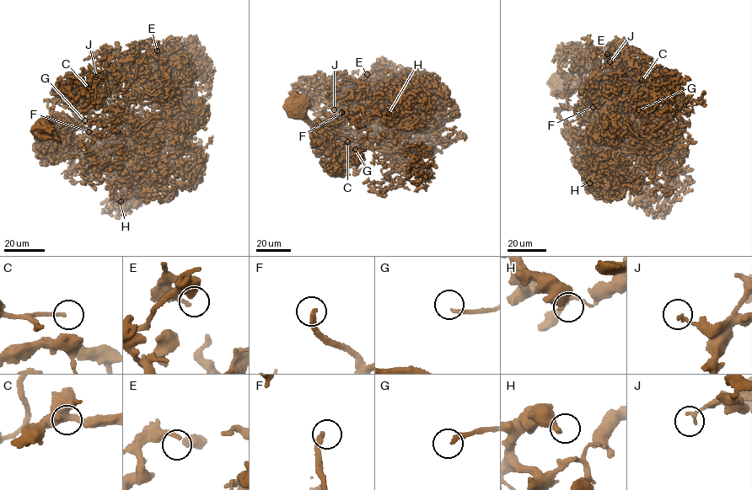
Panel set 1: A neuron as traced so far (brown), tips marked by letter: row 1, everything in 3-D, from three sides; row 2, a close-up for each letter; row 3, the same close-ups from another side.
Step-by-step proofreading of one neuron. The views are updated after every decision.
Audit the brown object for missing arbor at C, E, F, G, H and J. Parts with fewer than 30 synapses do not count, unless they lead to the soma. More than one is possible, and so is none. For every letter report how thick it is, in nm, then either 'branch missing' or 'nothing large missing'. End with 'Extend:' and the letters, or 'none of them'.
C: 150 nm thick; branch missing
E: 190 nm thick; nothing large missing
F: 240 nm thick; branch missing
G: 200 nm thick; branch missing
H: 440 nm thick; nothing large missing
J: 180 nm thick; nothing large missing
Extend: C, F, G

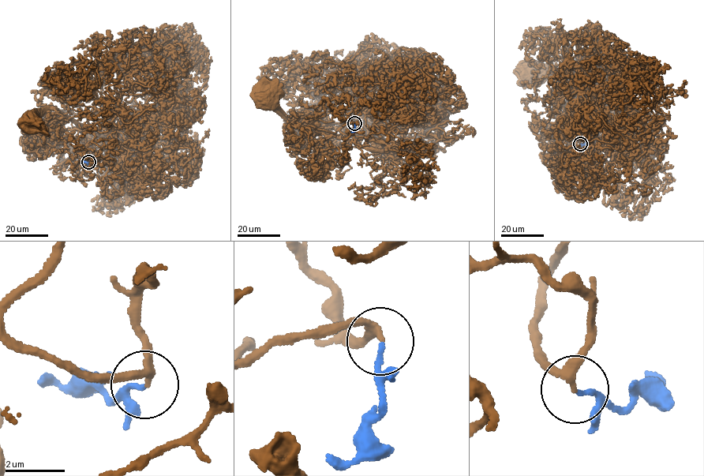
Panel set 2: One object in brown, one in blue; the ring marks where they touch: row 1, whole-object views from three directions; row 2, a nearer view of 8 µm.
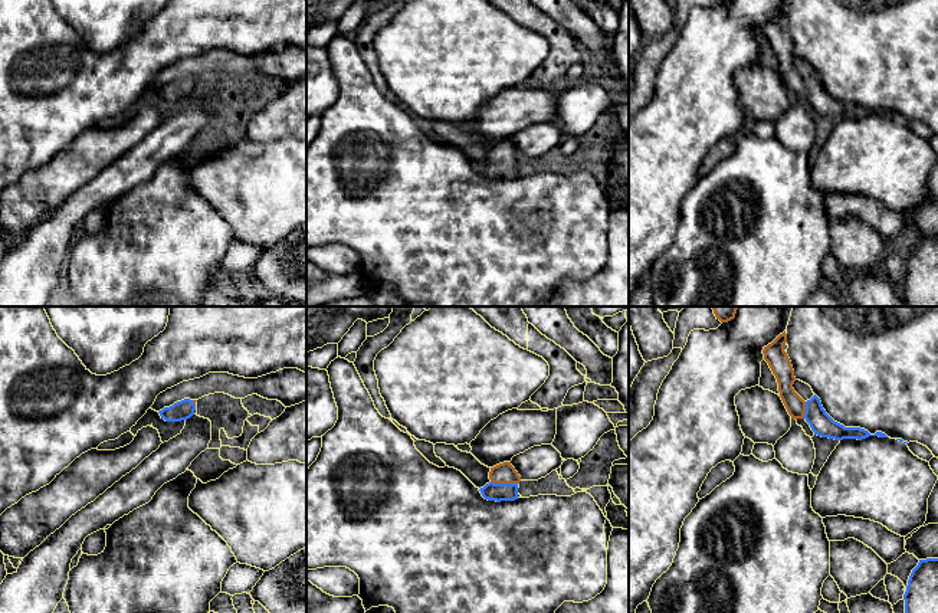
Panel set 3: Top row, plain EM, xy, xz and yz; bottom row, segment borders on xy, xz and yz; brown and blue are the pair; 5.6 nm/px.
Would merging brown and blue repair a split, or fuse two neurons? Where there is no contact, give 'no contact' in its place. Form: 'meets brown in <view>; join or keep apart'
meets brown in xz; join

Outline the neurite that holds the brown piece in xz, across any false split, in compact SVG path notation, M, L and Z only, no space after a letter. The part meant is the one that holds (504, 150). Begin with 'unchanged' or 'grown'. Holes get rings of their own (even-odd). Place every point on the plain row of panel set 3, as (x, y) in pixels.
grown; M504 140L491 145L489 157L491 160L479 167L485 177L496 180L518 177L521 154L511 140Z

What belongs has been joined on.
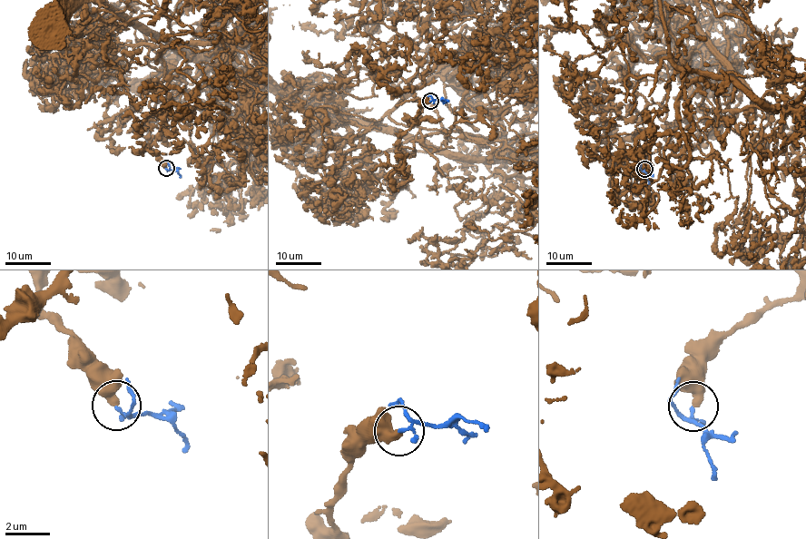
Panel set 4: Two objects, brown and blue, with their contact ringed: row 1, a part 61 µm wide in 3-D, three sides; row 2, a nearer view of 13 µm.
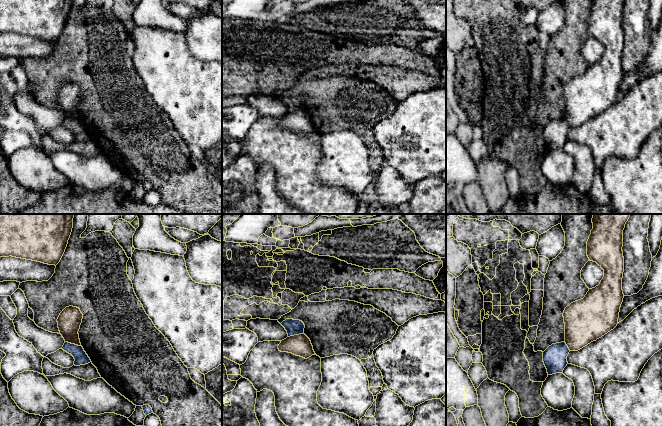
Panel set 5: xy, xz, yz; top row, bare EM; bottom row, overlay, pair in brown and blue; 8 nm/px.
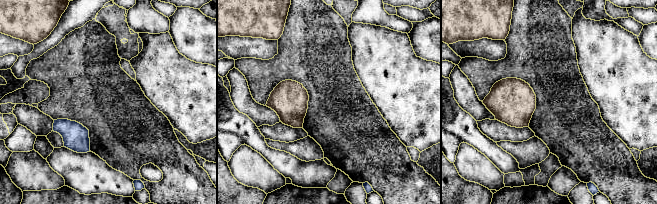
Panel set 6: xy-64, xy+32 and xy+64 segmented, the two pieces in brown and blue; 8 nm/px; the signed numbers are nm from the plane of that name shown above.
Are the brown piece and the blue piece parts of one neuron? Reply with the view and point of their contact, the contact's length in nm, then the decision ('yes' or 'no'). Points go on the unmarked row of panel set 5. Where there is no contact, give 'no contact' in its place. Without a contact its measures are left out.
meets brown in xy at (73, 119); contact 130 nm long; no

